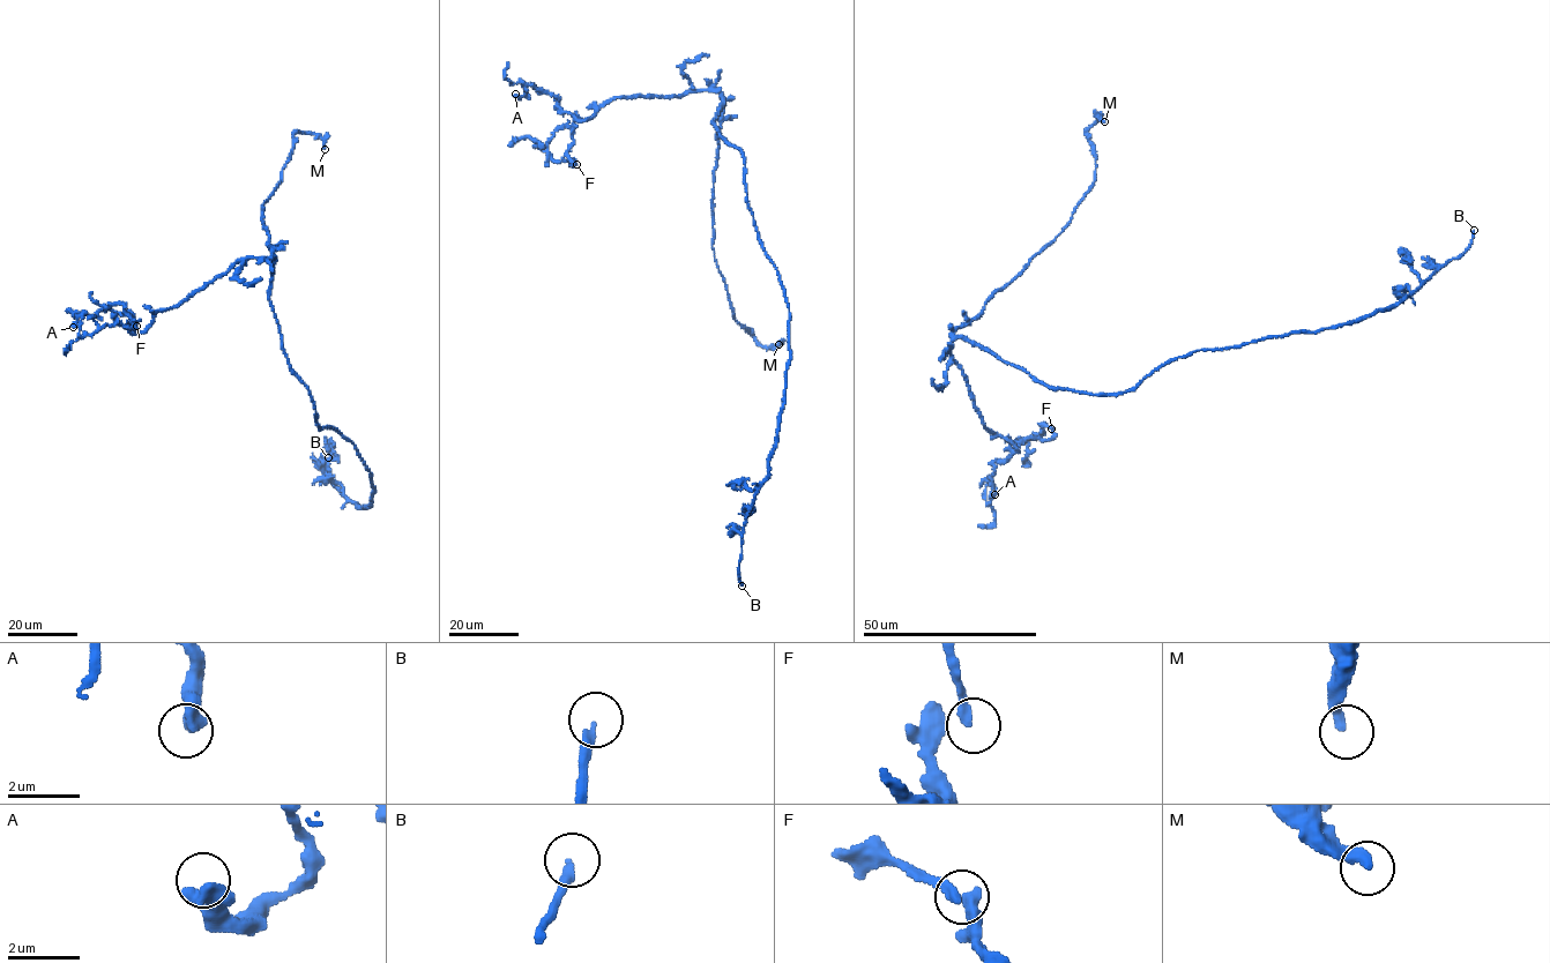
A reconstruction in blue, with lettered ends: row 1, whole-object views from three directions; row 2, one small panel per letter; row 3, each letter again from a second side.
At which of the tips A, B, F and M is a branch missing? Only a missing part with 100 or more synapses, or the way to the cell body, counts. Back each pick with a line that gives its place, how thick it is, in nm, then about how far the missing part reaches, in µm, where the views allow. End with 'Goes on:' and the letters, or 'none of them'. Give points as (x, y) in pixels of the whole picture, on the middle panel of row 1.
B: (742, 585) | 240 nm | 40 µm
Goes on: B

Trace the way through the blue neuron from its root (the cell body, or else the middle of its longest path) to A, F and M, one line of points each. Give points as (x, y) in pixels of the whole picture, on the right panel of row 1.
A: (1077, 392), (953, 340), (952, 359), (985, 428), (1018, 450), (993, 462), (986, 502), (986, 484), (995, 494)
F: (1077, 392), (953, 340), (952, 359), (985, 428), (1018, 452), (1008, 438), (1051, 428)
M: (1077, 392), (1050, 387), (953, 331), (1068, 223), (1094, 180), (1086, 132), (1101, 114), (1104, 121)

